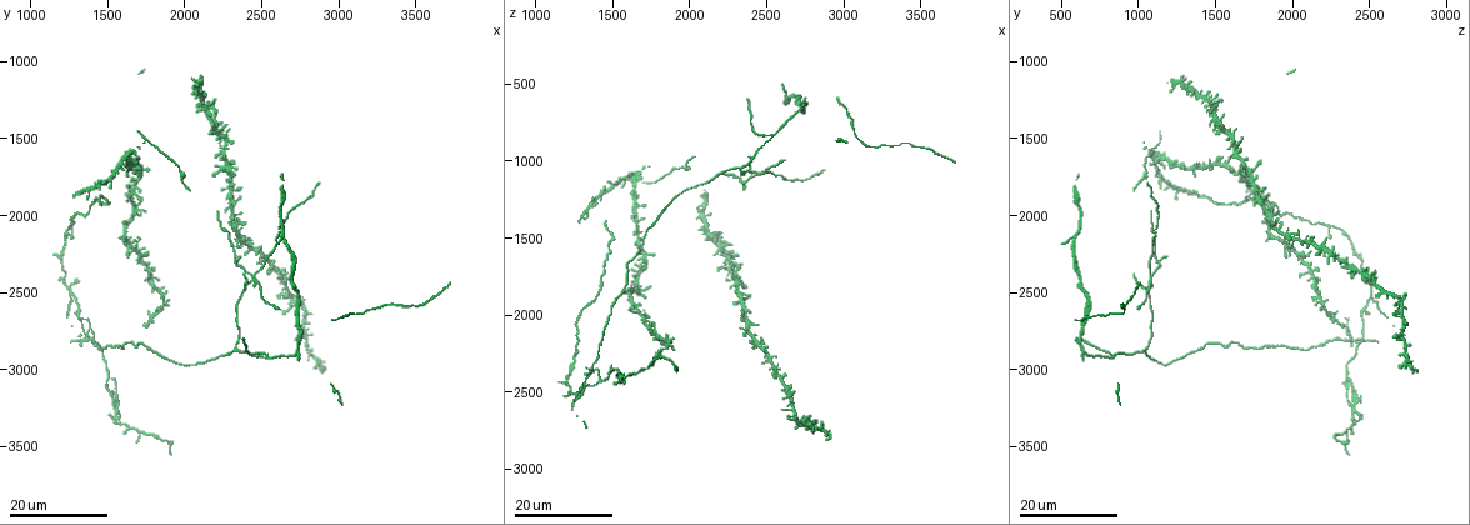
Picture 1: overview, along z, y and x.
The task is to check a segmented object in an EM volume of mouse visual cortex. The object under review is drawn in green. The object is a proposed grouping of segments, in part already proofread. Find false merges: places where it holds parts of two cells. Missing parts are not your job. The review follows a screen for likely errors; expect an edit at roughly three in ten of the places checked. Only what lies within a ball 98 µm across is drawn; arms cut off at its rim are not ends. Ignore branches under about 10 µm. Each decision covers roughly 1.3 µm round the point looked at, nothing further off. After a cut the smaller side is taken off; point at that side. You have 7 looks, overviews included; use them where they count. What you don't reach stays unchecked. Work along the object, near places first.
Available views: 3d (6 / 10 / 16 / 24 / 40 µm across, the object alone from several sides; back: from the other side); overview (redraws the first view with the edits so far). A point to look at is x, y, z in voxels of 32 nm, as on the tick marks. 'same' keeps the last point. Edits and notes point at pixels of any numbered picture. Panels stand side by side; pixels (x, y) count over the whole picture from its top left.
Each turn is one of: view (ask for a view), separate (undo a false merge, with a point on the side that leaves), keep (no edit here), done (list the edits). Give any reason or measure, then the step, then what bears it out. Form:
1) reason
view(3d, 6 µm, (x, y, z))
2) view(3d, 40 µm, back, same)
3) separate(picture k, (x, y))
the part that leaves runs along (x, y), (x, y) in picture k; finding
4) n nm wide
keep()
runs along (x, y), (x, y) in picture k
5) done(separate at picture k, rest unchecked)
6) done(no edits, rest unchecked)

sudden change in width
view(3d, 24 µm, (2240, 1700, 1700))

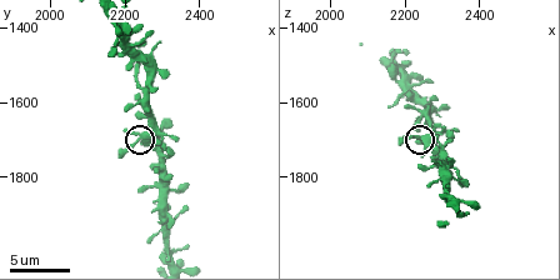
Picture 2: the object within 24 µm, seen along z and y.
view(3d, 10 µm, (2250, 1700, 1700))

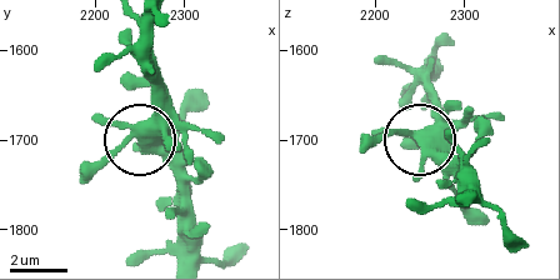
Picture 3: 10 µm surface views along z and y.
4 arms
keep()
continuous, no second cell

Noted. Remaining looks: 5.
four arms meet
view(3d, 16 µm, (2440, 2420, 1080))

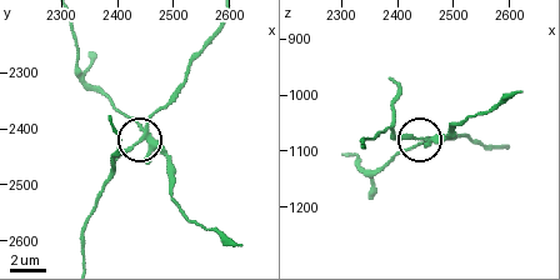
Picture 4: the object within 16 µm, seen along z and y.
closer look
view(3d, 10 µm, (2450, 2395, 1080))

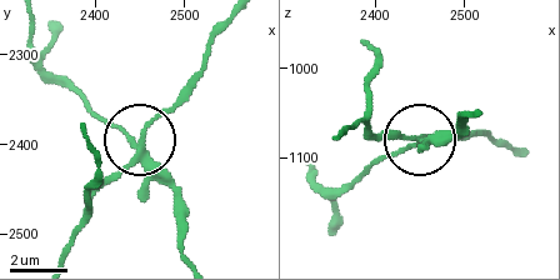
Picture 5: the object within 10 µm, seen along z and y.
side arm 18 µm; 4 arms
separate(picture 5, (113, 126))
a second cell is stuck on

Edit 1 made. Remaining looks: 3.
three-way junction
view(3d, 16 µm, (2340, 2840, 1060))

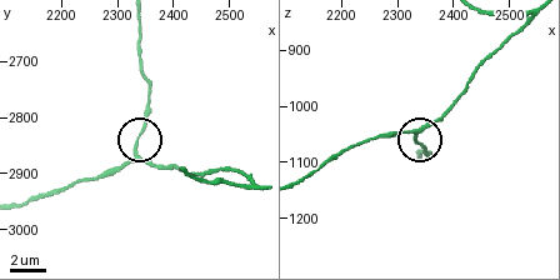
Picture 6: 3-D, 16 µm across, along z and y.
view(3d, 6 µm, (2330, 2860, 1055))

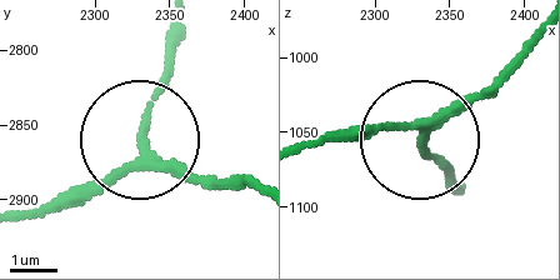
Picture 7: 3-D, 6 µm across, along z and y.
keep()
runs along (26, 208), (85, 193), (134, 149), (178, 45) in picture 7; one cell here

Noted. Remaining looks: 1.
done(separate at picture 5, rest unchecked)

